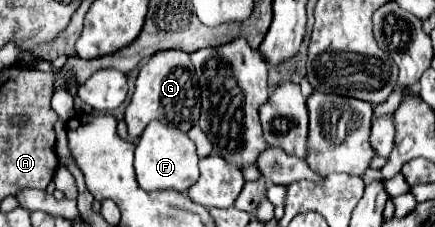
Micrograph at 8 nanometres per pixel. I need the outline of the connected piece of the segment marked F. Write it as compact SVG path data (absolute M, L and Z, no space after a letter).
M153 121L145 127L137 147L135 147L135 173L141 189L145 191L187 191L199 177L199 157L195 153L195 143L177 127L163 125L161 121Z

